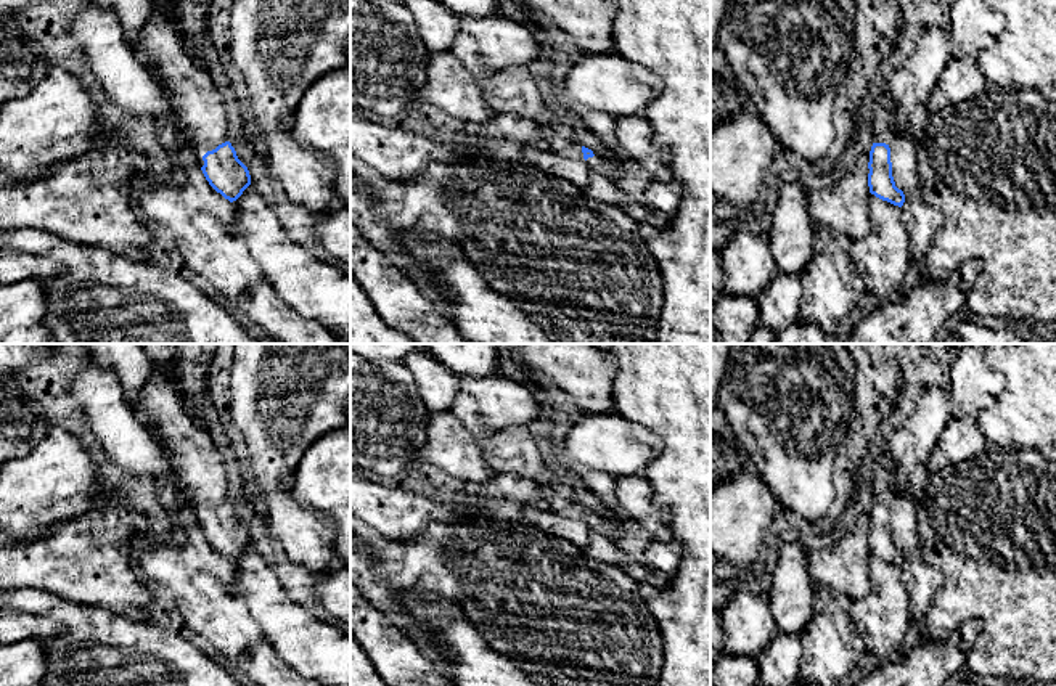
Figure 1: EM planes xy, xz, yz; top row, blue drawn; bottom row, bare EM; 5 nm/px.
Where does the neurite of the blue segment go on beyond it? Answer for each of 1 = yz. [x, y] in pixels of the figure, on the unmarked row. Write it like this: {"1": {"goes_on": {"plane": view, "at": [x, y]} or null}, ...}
{"1": {"goes_on": {"plane": "yz", "at": [884, 484]}}}

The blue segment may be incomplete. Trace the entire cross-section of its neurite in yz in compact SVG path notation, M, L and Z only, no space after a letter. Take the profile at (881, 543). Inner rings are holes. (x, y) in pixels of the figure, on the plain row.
M878 458L874 468L873 506L868 522L868 546L876 557L902 567L905 554L895 546L892 537L889 503L895 496L895 479L892 476L890 459Z

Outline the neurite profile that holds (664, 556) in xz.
M653 540L645 551L645 566L673 577L680 567L683 546L677 540Z

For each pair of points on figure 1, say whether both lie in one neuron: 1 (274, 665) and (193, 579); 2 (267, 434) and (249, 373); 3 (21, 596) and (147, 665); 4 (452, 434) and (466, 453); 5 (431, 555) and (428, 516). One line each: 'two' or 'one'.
1: one
2: one
3: one
4: one
5: two

